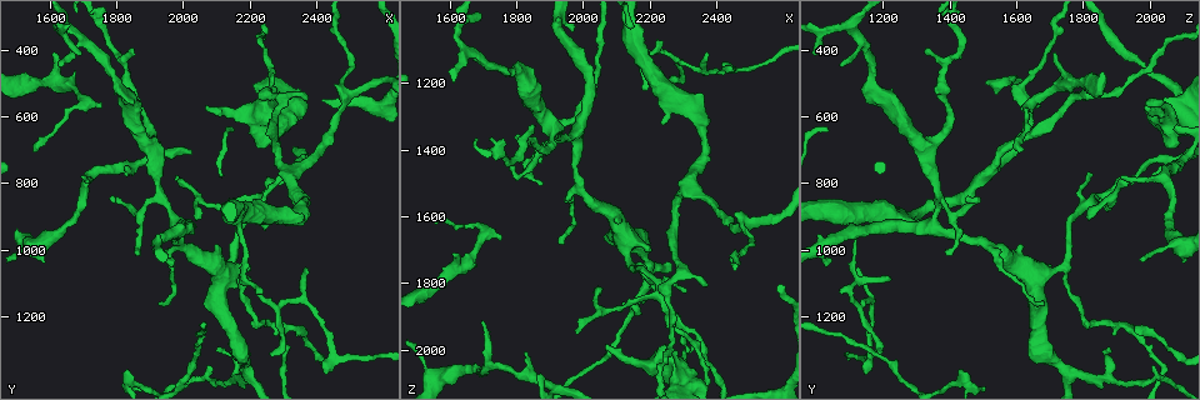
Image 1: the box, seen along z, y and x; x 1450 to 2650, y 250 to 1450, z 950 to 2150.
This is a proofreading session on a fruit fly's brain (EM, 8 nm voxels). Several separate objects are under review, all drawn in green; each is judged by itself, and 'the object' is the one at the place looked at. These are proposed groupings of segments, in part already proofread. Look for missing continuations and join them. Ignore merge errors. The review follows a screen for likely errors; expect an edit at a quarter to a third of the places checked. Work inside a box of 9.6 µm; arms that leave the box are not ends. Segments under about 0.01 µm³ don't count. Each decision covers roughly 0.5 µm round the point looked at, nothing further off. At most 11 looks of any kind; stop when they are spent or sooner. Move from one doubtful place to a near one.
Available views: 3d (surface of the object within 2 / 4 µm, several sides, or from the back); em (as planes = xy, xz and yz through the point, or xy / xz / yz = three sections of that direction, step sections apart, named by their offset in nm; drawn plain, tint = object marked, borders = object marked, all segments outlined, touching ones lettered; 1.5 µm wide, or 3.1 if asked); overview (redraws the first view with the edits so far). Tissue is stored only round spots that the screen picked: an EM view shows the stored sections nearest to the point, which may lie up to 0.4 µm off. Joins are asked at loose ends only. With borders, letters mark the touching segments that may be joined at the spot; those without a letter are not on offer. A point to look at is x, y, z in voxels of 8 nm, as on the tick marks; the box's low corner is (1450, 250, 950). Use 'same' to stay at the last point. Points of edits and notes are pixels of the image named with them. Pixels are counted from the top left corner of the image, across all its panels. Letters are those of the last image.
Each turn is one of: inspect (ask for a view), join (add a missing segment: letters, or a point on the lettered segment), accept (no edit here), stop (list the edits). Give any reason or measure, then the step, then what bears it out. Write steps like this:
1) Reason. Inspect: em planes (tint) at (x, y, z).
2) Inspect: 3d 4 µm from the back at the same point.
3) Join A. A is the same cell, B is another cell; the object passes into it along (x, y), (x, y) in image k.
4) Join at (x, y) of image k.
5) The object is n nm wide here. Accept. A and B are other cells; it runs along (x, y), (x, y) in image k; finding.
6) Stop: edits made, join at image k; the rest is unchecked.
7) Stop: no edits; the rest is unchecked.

Thin end. Inspect: 3d 4 µm at (2370, 550, 1810).

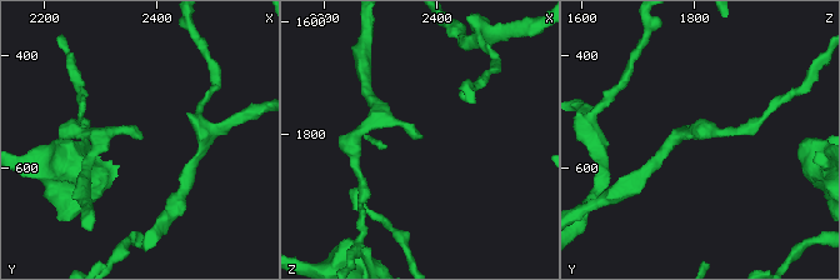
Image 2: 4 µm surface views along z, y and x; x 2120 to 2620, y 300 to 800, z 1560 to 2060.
Inspect: em xy step 4 (borders) at (2380, 545, 1810).

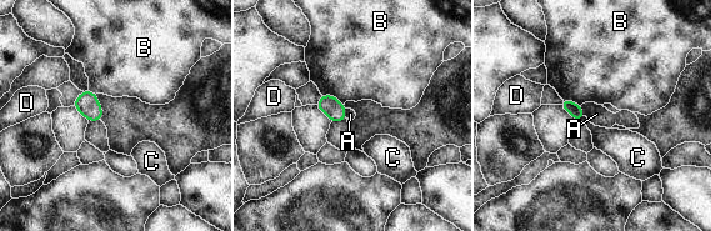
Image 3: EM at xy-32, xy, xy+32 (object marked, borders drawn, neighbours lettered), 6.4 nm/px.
Cut it another way. Inspect: em planes (borders) at the same point.

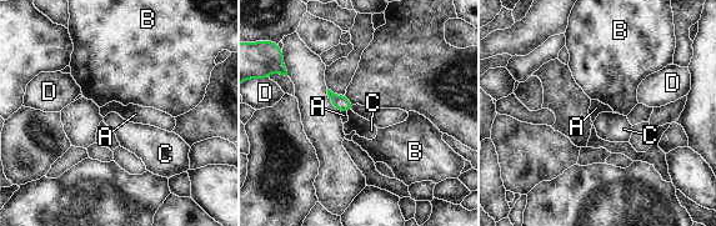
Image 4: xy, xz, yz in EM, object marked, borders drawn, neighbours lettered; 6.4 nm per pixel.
Accept. A, B, C and D are other cells; no lettered segment goes on from it.

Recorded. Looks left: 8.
Free end. Inspect: 3d 2 µm at (2060, 560, 2000).

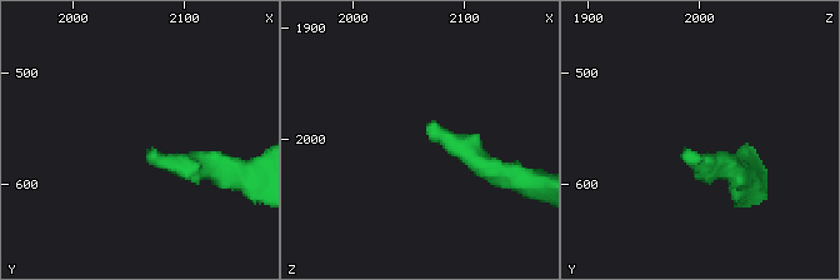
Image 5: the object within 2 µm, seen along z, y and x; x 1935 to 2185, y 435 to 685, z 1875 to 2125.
Inspect: em planes (borders) at (2064, 572, 1992).

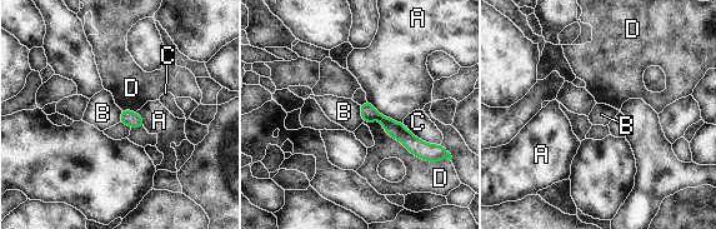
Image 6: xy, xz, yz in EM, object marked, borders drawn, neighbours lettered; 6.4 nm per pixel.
The object is 110 nm wide here. Accept. A, B, C and D are other cells; it runs along (362, 108), (382, 118), (421, 152) in image 6; no lettered segment goes on from it.

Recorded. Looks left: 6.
Branch stops here. Inspect: 3d 2 µm at (1820, 770, 2000).

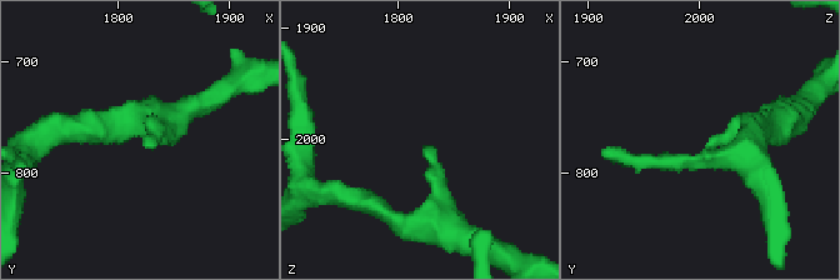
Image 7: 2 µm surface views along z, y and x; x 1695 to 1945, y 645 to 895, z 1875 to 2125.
Inspect: em planes (borders) at (1826, 778, 2002).

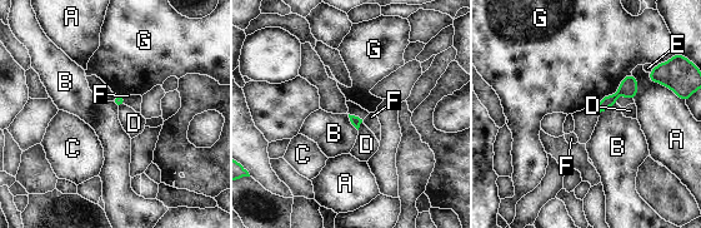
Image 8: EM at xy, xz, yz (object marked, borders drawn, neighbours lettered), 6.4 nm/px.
Accept. A, B, C, D, E, F and G are other cells; a border runs along (631, 73), (615, 93), (594, 107) in image 8; none of them fits.

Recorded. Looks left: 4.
Long arm stops here. Inspect: em planes (borders) at (1550, 710, 1620).

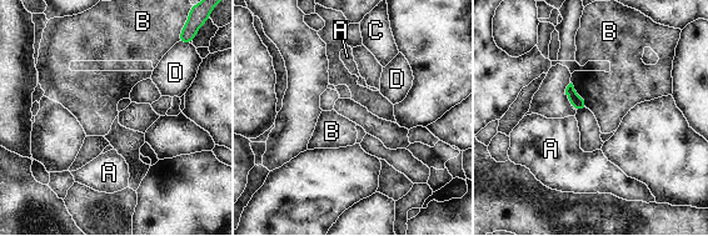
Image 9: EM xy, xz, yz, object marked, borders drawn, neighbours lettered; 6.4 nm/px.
Accept. A, B, C and D are other cells; no lettered segment goes on from it.

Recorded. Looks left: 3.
An open end. Inspect: 3d 2 µm from the back at (1600, 420, 1700).

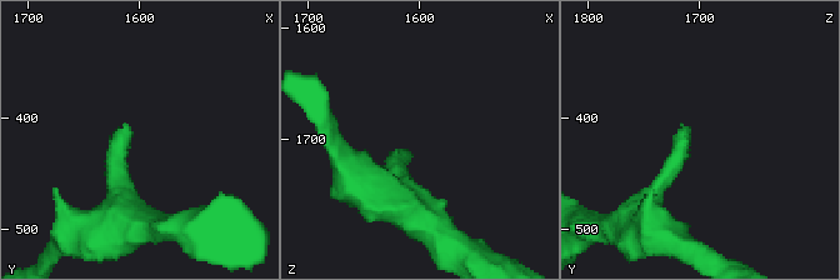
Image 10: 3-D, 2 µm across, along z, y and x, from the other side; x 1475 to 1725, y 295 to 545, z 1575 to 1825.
Shape alone is not enough. Inspect: em planes (borders) at (1610, 408, 1708).

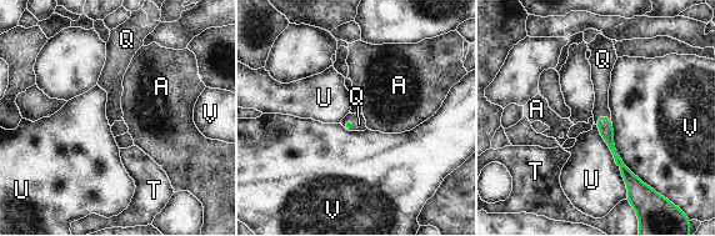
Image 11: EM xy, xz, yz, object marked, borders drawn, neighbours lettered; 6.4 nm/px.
Join Q. Q is the same cell, A, T, U and V are other cells; the object passes into it along (604, 126), (606, 114), (600, 76) in image 11; the neuron continues.

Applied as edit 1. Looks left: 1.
Stop: edits made, join at image 11; the rest is unchecked.

